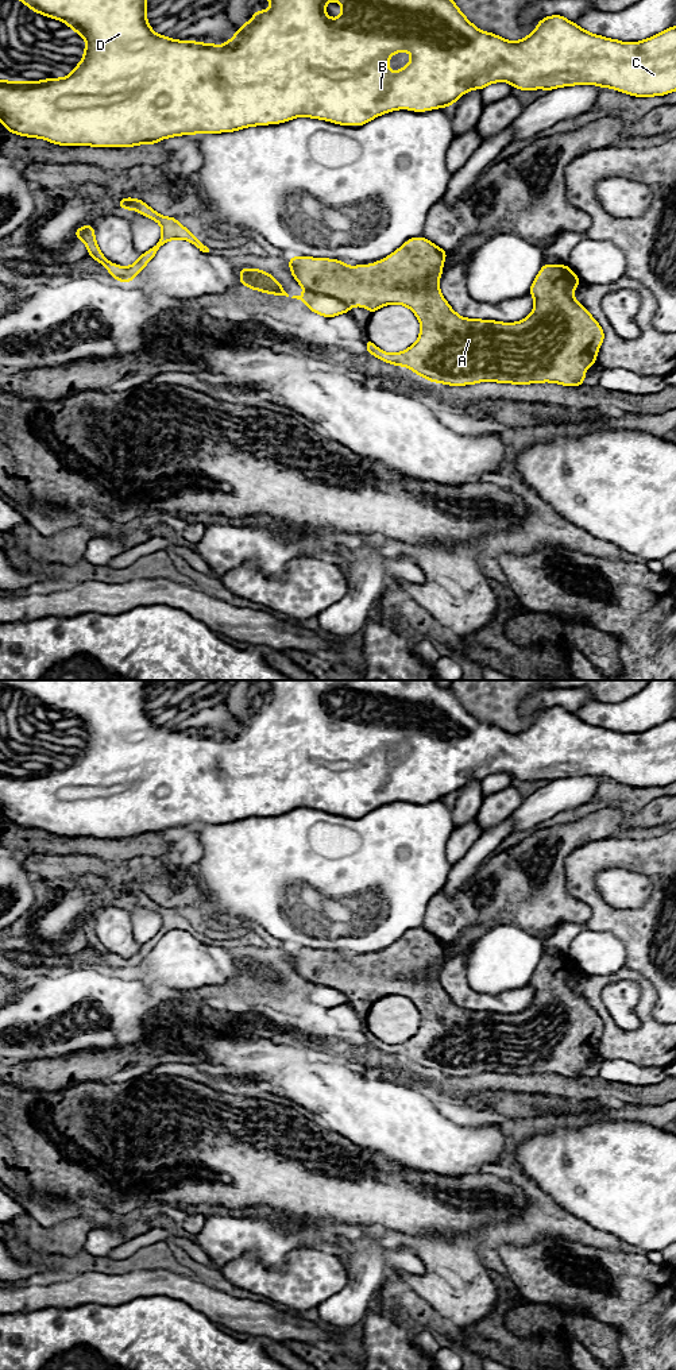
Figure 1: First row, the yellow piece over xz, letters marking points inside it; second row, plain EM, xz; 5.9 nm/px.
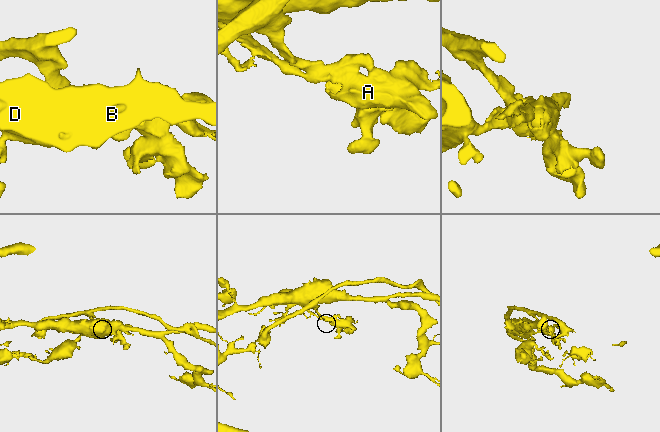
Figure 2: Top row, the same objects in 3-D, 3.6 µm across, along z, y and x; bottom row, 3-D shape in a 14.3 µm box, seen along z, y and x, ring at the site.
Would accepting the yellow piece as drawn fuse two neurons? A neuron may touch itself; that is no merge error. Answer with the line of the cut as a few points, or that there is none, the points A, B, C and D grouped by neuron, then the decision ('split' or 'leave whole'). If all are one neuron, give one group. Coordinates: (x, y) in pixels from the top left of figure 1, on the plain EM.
cut xz (305, 983), (335, 987), (351, 998); groups A / B C D; split

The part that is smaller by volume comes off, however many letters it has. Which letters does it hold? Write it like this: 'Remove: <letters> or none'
Remove: A

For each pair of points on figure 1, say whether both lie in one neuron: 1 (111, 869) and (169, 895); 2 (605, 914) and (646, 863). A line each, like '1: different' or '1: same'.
1: same
2: same

